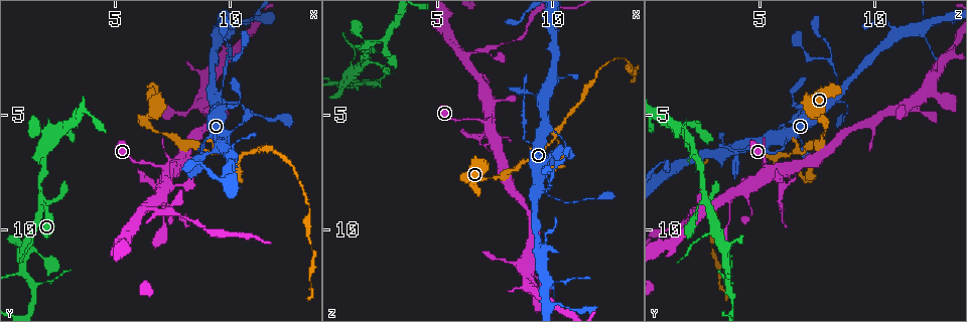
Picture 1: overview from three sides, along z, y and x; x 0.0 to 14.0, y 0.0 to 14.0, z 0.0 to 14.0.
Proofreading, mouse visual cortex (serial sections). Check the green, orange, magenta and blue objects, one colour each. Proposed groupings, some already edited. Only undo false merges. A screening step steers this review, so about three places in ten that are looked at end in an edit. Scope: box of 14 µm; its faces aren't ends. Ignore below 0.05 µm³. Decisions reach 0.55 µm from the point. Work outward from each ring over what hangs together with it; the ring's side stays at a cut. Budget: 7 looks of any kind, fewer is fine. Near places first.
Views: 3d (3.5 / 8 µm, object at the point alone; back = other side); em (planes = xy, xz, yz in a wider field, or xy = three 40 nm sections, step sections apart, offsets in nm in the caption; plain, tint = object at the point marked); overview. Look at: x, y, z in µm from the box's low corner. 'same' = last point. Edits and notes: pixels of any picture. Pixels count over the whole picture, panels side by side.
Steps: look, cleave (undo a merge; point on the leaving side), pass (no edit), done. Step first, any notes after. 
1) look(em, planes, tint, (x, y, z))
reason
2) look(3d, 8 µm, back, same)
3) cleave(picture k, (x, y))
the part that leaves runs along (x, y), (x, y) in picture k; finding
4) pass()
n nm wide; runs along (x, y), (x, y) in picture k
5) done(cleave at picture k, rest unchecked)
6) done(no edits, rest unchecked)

look(3d, 8 µm, back, (6.4, 5.3, 7.8))
abrupt turn

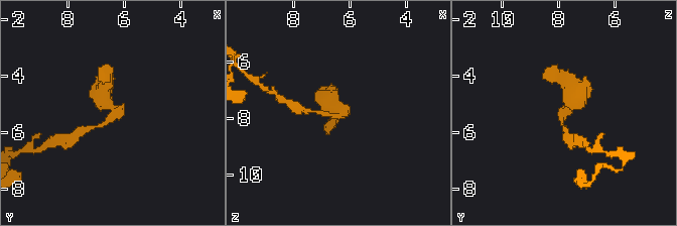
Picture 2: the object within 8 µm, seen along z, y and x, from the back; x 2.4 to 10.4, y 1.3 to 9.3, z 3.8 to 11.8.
look(3d, 3.5 µm, (6.3, 5.3, 7.8))
zoom in

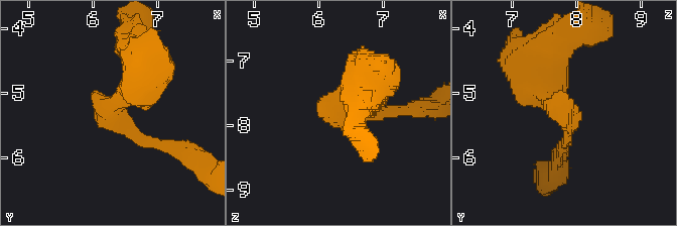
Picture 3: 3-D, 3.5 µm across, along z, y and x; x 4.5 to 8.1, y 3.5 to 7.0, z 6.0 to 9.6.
look(em, xy, step 3, tint, (6.30, 5.30, 7.90))
need the tissue

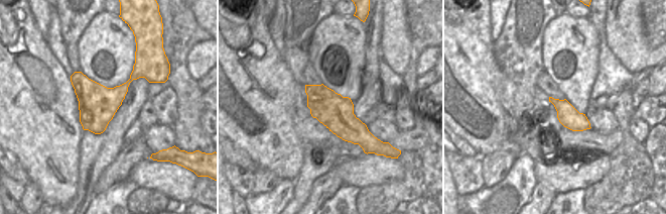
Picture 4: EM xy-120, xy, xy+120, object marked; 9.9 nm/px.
pass()
runs along (526, 73), (572, 119), (562, 147) in picture 3; one cell here

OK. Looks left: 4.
look(3d, 3.5 µm, (9.8, 6.6, 6.4))
a narrow waist

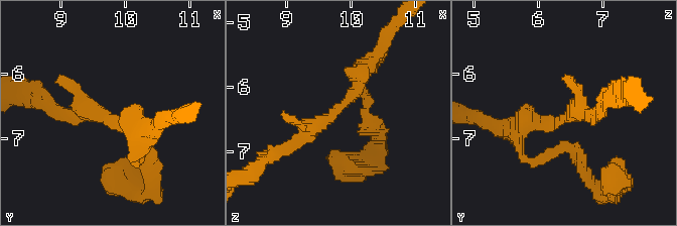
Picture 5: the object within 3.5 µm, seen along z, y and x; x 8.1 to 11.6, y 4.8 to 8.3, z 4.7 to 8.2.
look(em, xy, step 5, tint, (9.75, 6.65, 6.35))

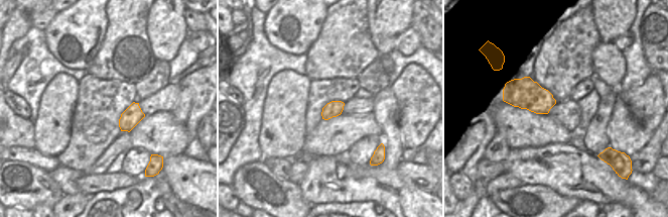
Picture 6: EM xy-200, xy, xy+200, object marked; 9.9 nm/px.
look(em, planes, tint, same)
cut it another way

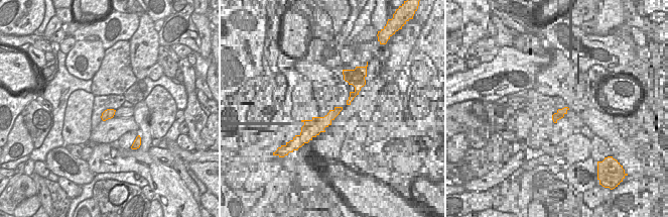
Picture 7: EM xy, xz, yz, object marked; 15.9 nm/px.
pass()
160 nm wide; runs along (283, 150), (358, 91), (370, 60) in picture 5; continuous, no second cell

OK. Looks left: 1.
done(no edits, rest unchecked)

